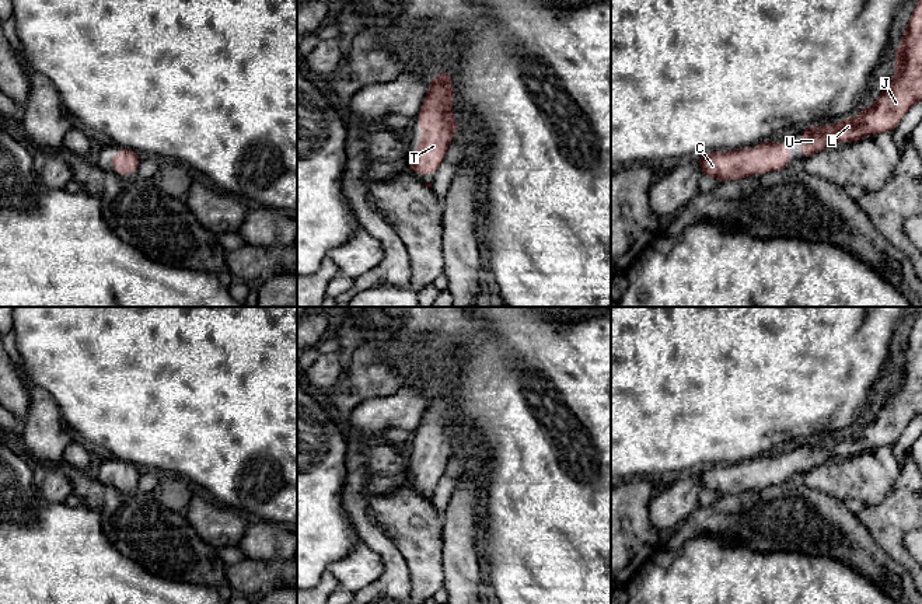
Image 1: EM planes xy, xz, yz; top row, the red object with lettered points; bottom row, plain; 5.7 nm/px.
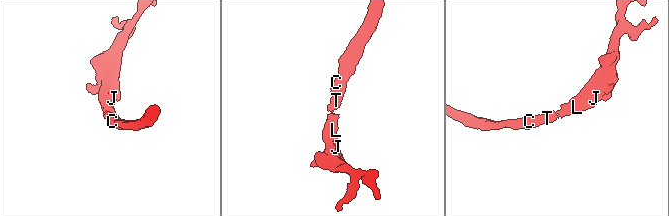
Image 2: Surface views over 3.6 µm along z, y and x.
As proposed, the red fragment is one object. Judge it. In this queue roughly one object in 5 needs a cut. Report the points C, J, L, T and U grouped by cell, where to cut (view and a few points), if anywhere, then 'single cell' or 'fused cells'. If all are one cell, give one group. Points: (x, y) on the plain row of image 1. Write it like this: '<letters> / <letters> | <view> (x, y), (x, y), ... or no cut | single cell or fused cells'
C J L T U | no cut | single cell

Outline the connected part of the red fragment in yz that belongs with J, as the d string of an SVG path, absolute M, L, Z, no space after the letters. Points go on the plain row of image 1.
M922 307L894 370L897 387L872 420L830 440L809 440L801 446L801 471L835 455L858 455L872 447L894 444L908 423L922 415Z

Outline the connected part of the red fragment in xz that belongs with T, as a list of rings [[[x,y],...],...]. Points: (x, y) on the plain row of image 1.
[[[450,385],[434,388],[418,427],[425,450],[418,454],[419,467],[409,475],[409,482],[422,489],[436,486],[457,444],[457,434],[451,427],[453,412]]]

